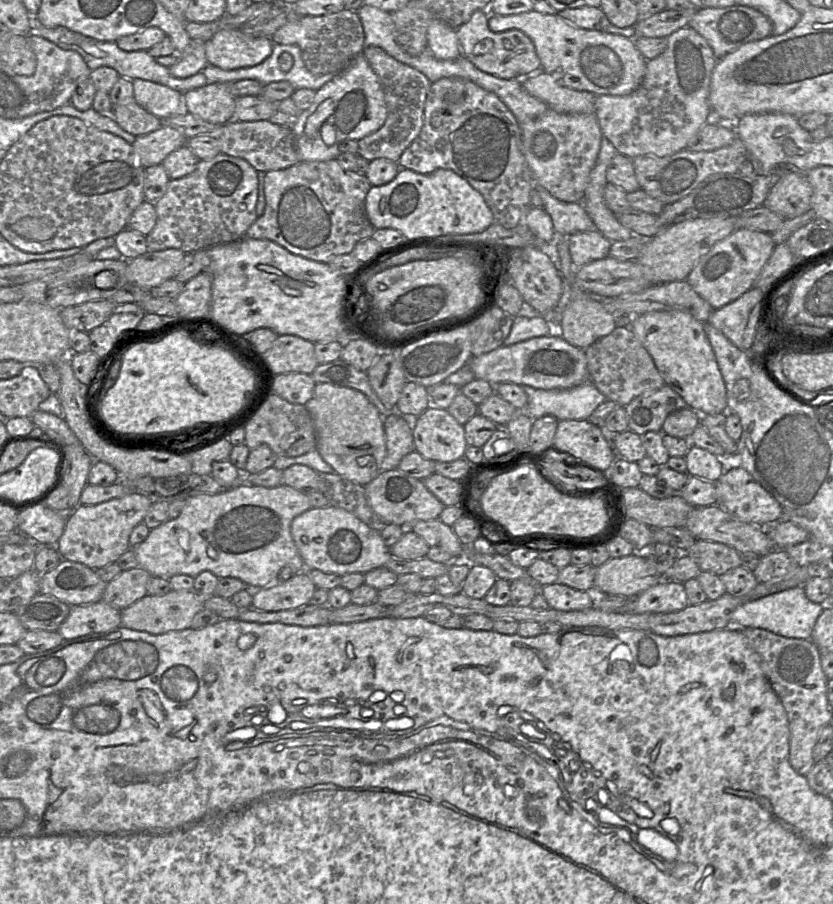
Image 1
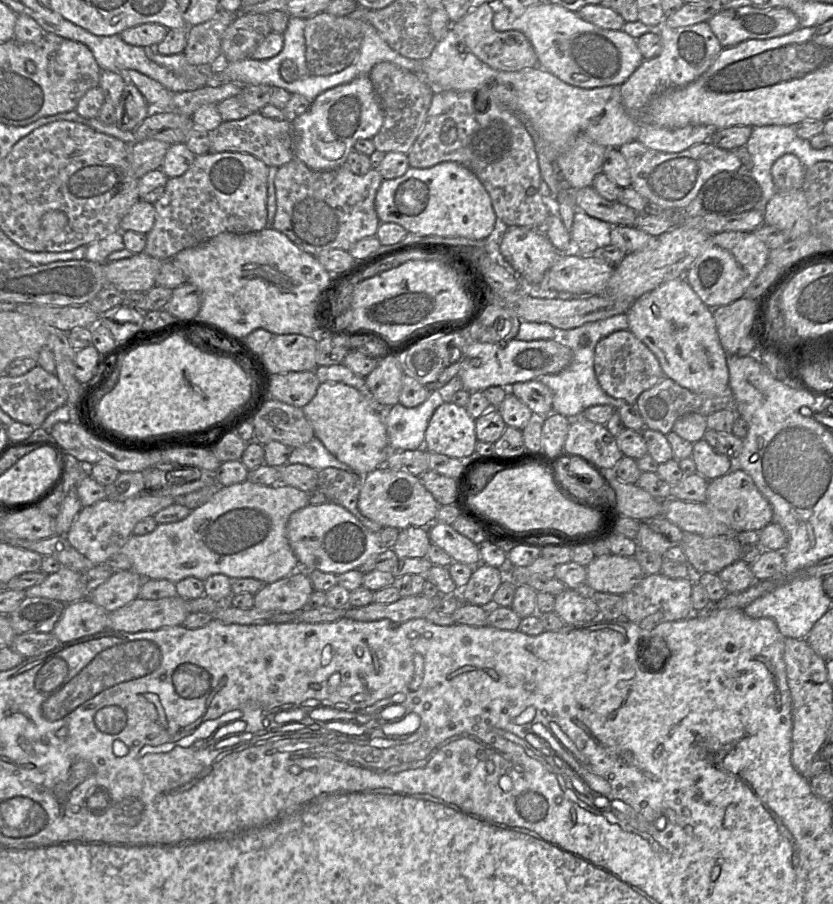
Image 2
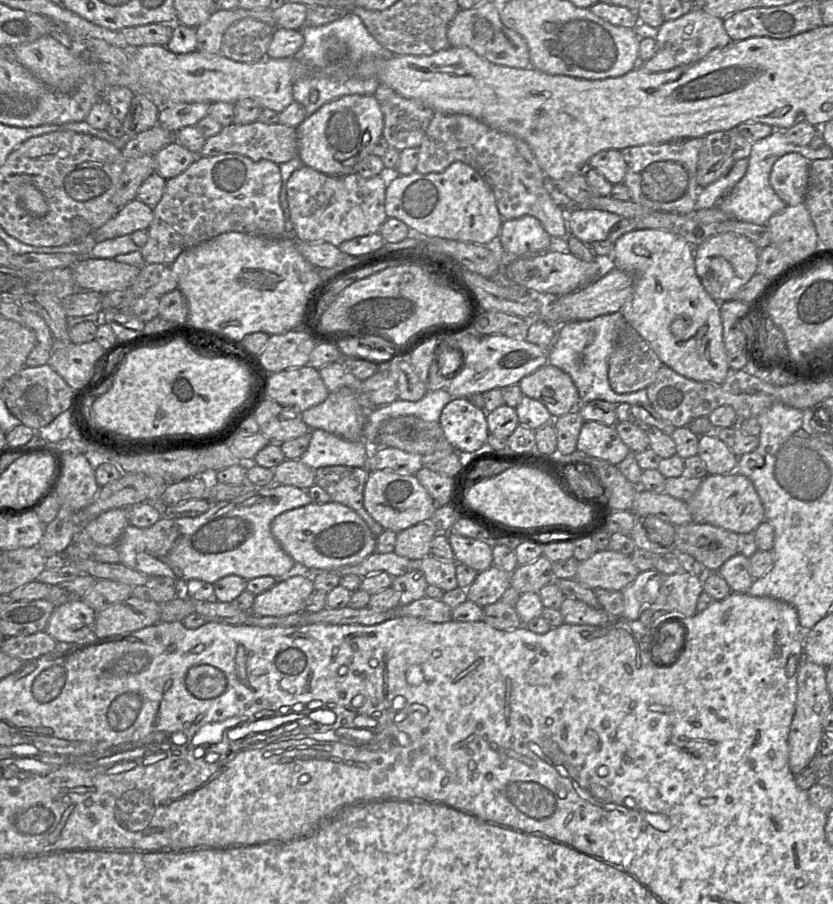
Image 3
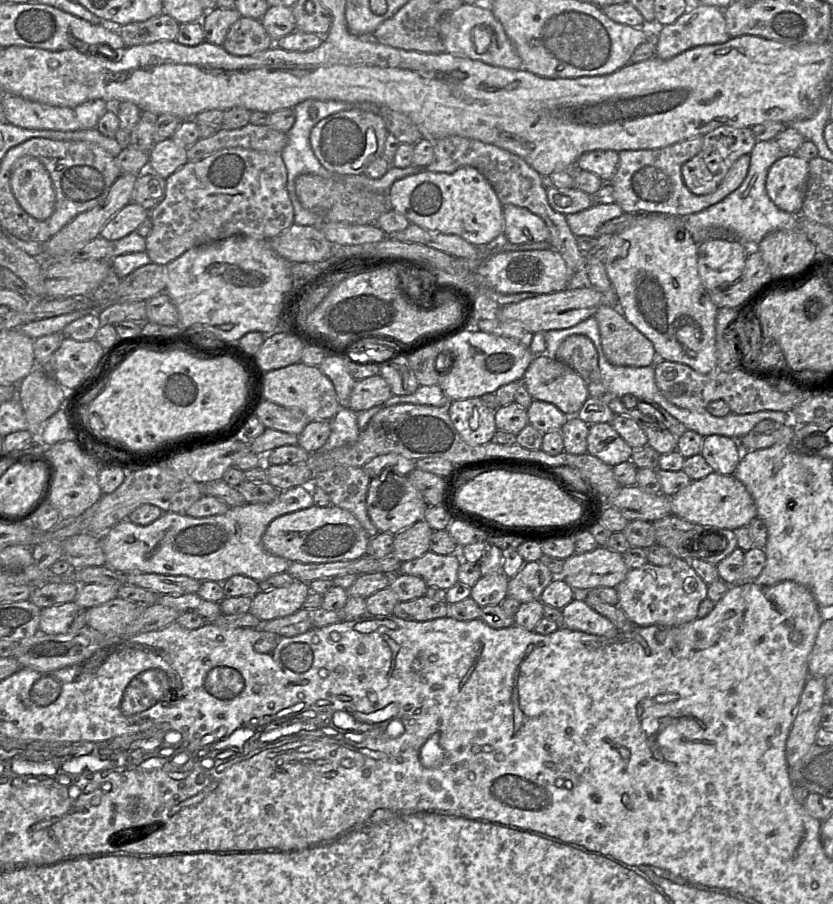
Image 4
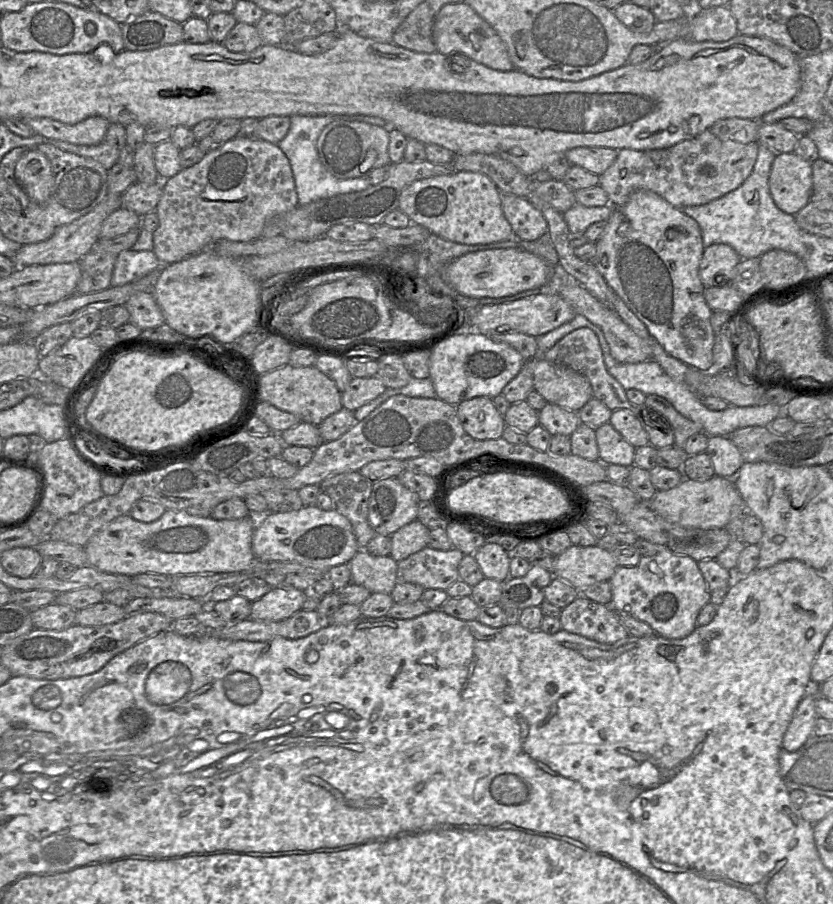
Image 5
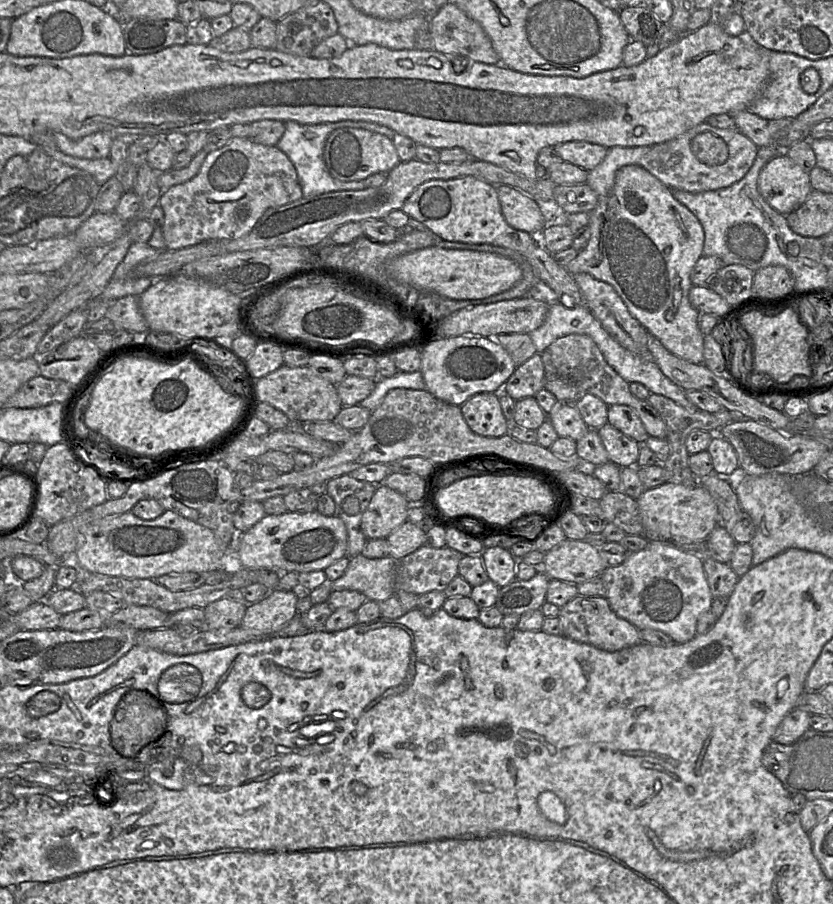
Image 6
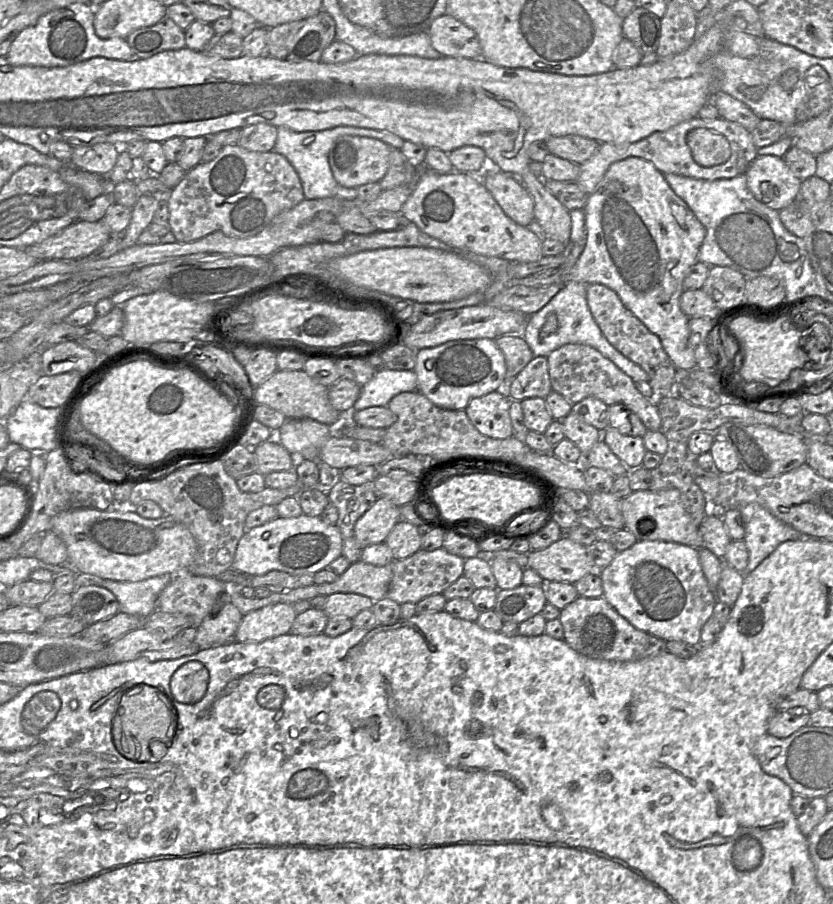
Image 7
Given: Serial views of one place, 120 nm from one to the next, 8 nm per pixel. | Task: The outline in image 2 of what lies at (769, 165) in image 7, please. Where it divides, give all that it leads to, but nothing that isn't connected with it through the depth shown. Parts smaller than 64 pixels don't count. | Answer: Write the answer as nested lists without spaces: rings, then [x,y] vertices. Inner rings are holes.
[[[785,154],[772,165],[771,174],[778,191],[798,190],[802,188],[806,168],[798,157]]]

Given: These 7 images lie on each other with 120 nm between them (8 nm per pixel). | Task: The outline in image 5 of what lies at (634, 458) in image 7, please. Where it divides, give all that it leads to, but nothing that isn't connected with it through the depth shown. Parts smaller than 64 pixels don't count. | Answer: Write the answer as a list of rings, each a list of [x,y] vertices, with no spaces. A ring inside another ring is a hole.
[[[610,424],[595,429],[599,461],[604,465],[616,464],[626,467],[634,465],[635,447]]]

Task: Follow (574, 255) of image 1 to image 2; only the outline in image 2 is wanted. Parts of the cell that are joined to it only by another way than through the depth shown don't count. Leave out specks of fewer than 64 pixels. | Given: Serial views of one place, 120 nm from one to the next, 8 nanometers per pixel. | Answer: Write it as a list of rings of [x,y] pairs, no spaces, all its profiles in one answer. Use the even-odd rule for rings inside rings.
[[[576,210],[570,231],[570,248],[579,255],[596,254],[598,250],[611,245],[612,225],[590,217],[581,210]]]

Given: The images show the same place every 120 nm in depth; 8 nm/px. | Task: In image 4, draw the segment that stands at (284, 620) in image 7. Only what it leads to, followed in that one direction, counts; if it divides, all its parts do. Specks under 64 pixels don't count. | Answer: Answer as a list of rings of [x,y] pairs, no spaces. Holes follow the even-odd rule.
[[[301,580],[269,591],[259,591],[252,597],[249,612],[262,622],[292,615],[303,607],[310,591],[309,583]]]

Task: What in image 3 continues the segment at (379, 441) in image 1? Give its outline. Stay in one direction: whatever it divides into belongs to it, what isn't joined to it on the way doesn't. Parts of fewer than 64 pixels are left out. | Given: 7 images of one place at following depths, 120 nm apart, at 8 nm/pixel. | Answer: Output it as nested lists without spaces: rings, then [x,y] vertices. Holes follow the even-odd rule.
[[[349,387],[330,392],[324,402],[302,412],[311,430],[322,429],[348,441],[362,439],[366,411]]]

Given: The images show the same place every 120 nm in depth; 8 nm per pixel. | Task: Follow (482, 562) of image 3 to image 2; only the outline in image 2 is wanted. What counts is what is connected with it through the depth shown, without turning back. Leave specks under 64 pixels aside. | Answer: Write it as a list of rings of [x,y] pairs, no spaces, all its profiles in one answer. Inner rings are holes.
[[[434,521],[427,527],[431,544],[442,548],[453,560],[470,566],[481,563],[479,545],[458,533],[451,525]]]

